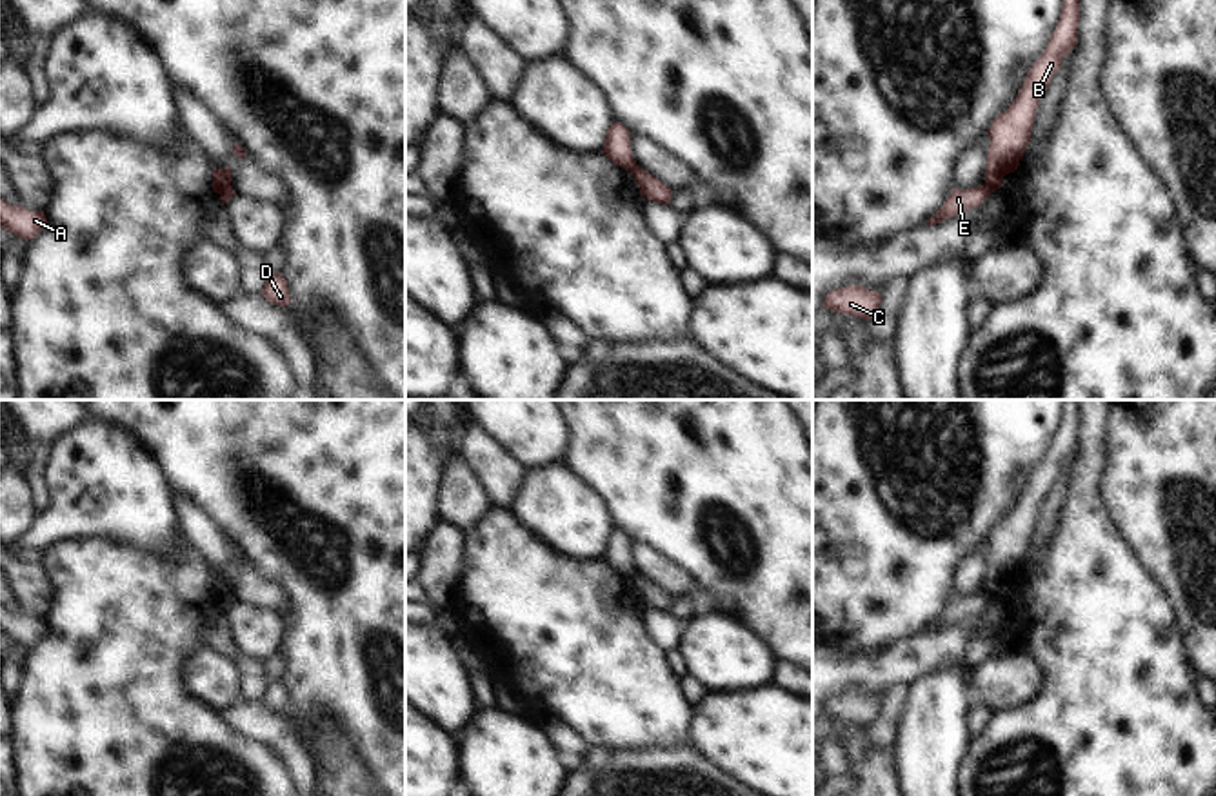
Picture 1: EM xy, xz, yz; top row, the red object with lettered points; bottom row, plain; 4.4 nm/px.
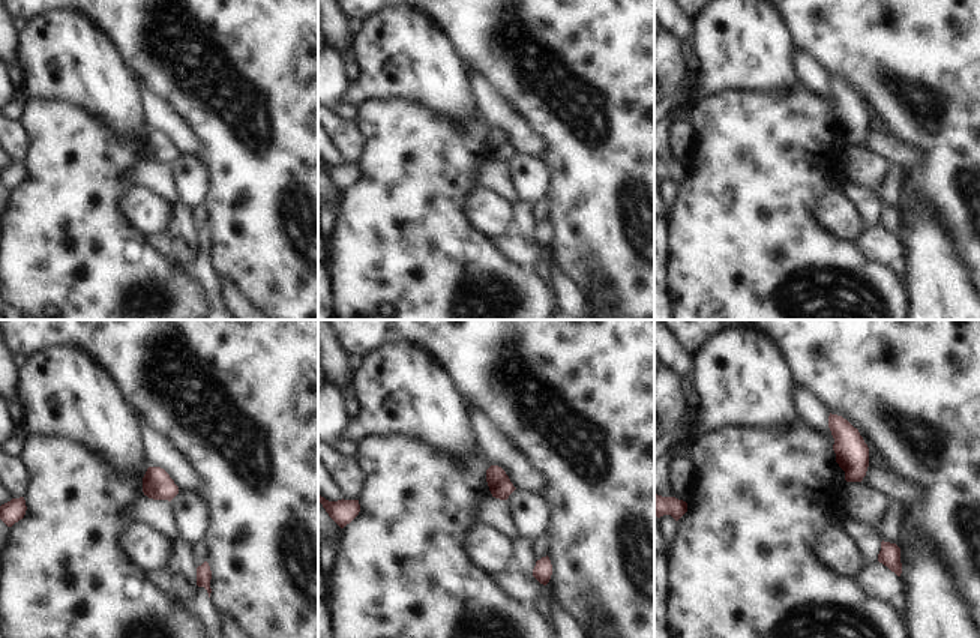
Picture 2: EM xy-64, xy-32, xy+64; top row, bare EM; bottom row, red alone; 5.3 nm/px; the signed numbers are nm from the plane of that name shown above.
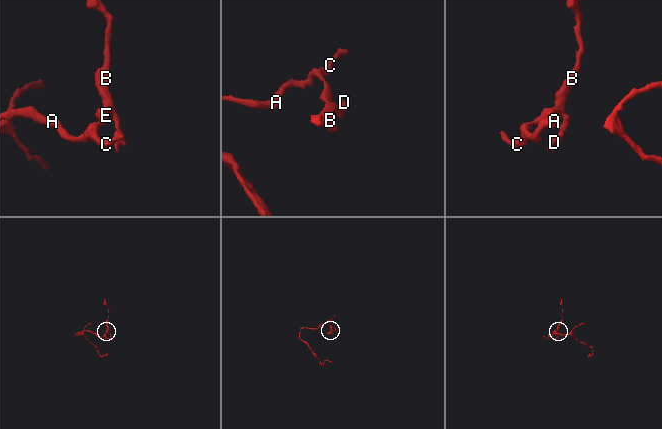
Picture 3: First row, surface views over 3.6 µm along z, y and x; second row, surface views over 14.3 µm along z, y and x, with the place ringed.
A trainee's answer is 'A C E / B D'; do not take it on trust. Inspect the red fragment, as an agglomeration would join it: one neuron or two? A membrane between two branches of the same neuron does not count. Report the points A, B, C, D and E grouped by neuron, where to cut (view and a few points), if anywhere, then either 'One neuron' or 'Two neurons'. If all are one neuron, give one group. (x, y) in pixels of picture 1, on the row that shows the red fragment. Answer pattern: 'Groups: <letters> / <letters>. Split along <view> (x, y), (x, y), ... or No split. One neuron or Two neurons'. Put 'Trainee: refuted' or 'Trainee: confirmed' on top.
Trainee: confirmed
Groups: A C E / B D. Split along yz (986, 182), (993, 191). Two neurons

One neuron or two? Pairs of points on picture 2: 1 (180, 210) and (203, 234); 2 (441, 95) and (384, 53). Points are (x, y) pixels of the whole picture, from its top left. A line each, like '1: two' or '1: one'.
1: two
2: one

